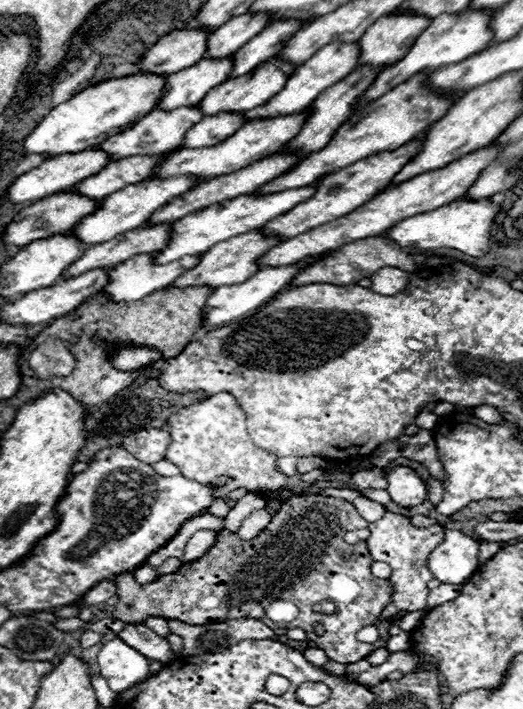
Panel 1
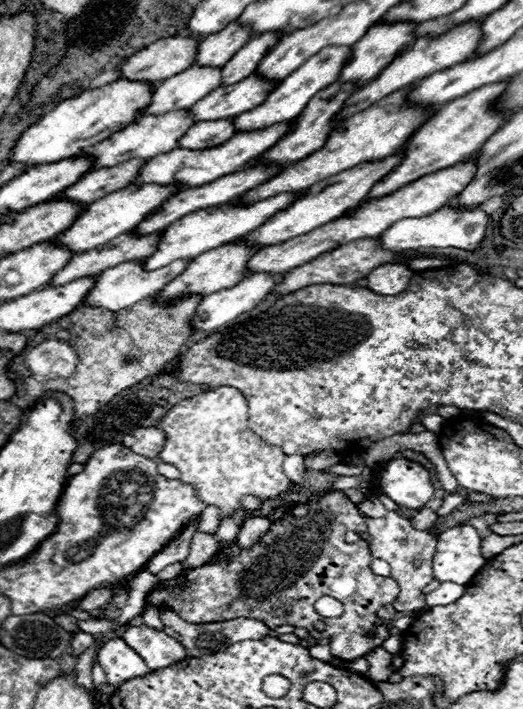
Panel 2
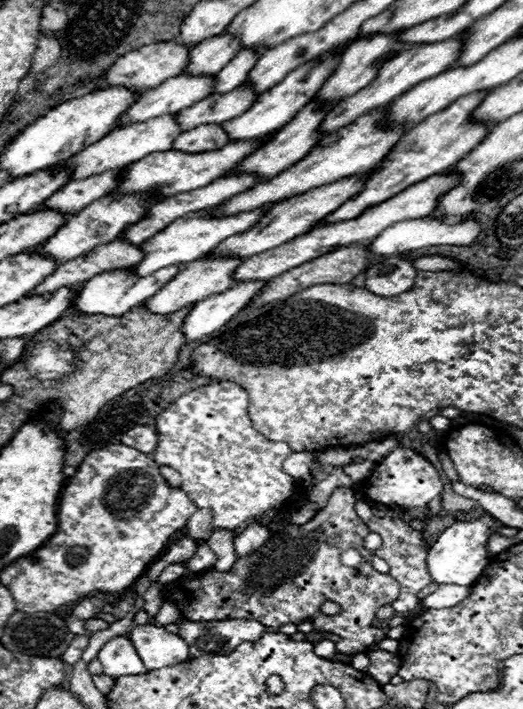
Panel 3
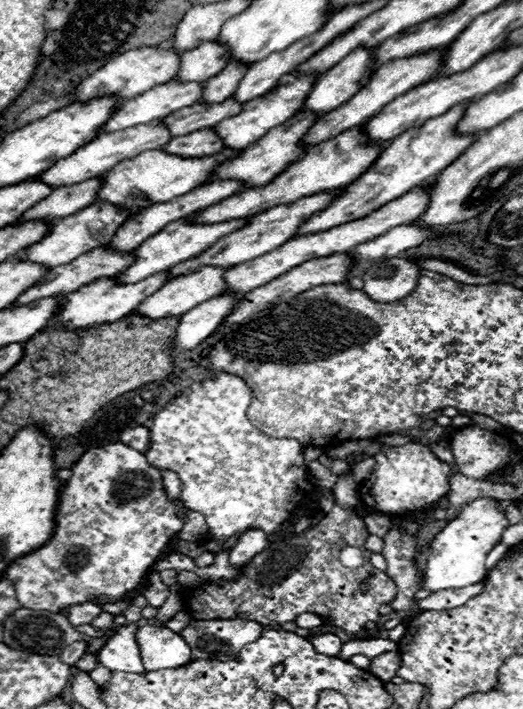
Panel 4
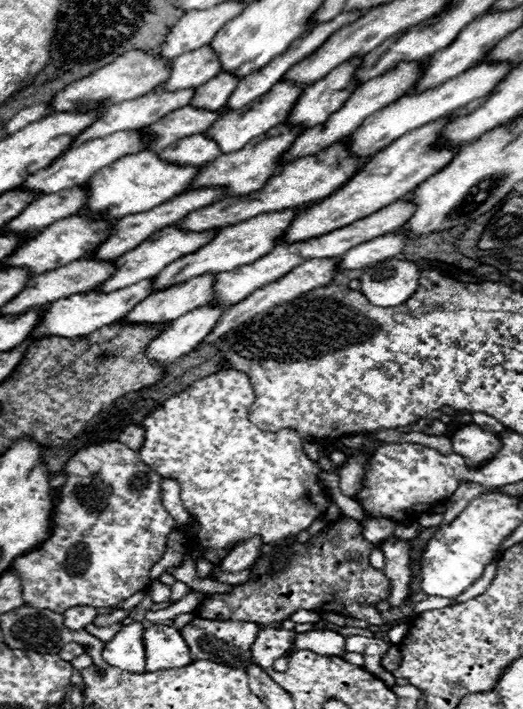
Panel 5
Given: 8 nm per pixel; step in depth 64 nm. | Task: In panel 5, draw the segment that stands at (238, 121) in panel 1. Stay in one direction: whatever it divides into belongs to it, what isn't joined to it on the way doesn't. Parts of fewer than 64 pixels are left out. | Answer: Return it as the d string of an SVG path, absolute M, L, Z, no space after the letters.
M194 134L194 138L182 138L182 142L176 142L170 146L170 150L162 150L158 154L162 160L178 166L206 166L214 158L218 158L222 152L214 142L210 142L204 134Z

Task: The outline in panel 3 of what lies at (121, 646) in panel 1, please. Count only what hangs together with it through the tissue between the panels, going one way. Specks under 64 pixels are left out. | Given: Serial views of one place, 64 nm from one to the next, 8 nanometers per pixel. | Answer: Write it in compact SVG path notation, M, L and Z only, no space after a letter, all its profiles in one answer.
M116 636L110 642L106 642L104 648L98 652L98 660L102 662L104 672L112 678L146 672L142 660L128 636Z

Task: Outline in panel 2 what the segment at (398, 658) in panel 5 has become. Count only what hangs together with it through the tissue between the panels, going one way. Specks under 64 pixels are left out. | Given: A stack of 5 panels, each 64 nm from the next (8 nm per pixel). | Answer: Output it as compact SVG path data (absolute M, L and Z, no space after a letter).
M384 648L372 650L370 654L366 654L366 660L370 664L368 668L368 676L374 682L388 682L388 674L390 674L390 664L392 664L392 654L386 652Z

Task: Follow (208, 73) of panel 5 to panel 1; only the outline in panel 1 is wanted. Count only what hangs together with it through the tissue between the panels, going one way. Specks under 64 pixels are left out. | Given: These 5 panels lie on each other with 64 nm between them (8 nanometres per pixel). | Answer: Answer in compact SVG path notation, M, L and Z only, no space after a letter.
M242 14L242 18L232 18L230 22L226 22L226 26L222 26L222 30L208 34L204 58L206 60L230 58L264 28L266 14L258 14L258 18L250 18L250 14Z

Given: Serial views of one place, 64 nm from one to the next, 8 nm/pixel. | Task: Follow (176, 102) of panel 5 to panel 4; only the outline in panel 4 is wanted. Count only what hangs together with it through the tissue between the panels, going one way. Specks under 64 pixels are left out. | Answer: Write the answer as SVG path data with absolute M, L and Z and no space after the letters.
M166 82L166 86L156 86L154 90L148 90L146 94L142 94L142 98L132 98L130 102L122 102L106 120L104 126L100 126L100 134L110 134L110 132L118 132L122 128L132 128L138 124L148 124L152 120L162 120L168 114L192 106L200 100L202 96L202 86L198 86L198 82L188 82L186 86L178 84L178 82Z

